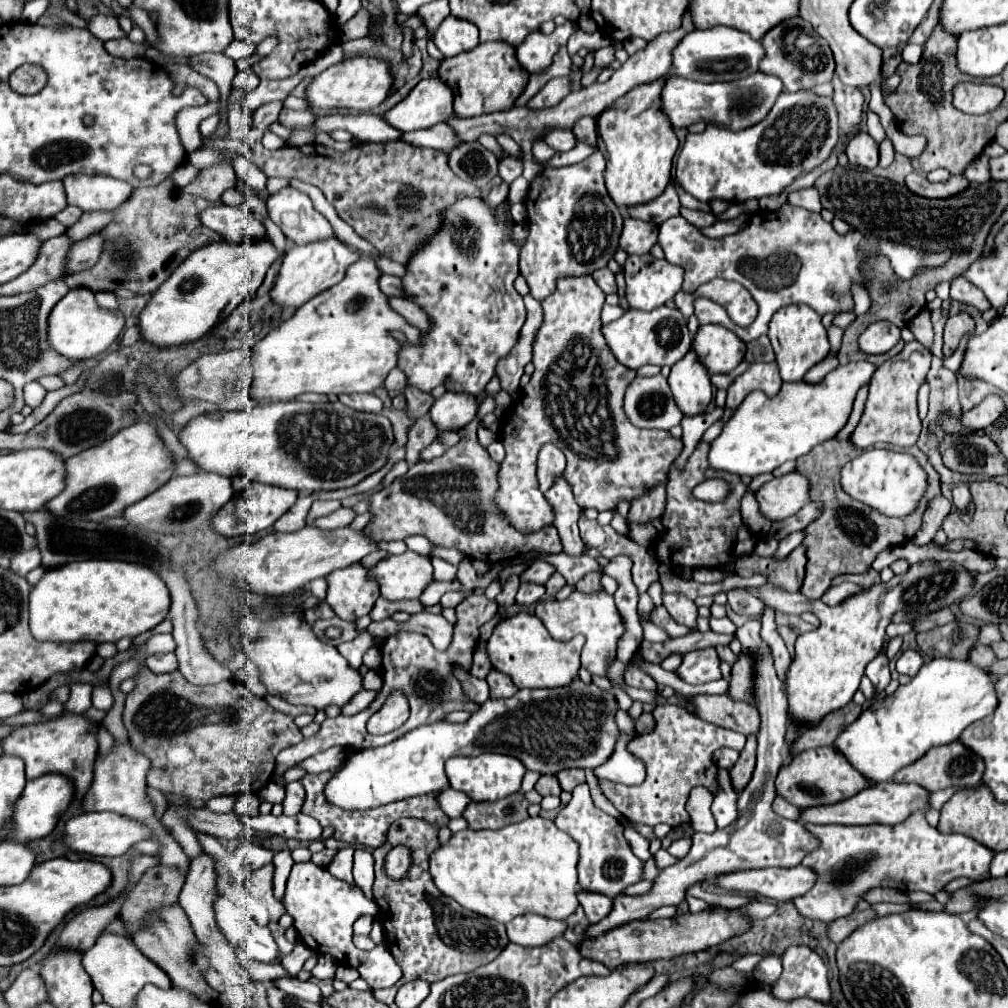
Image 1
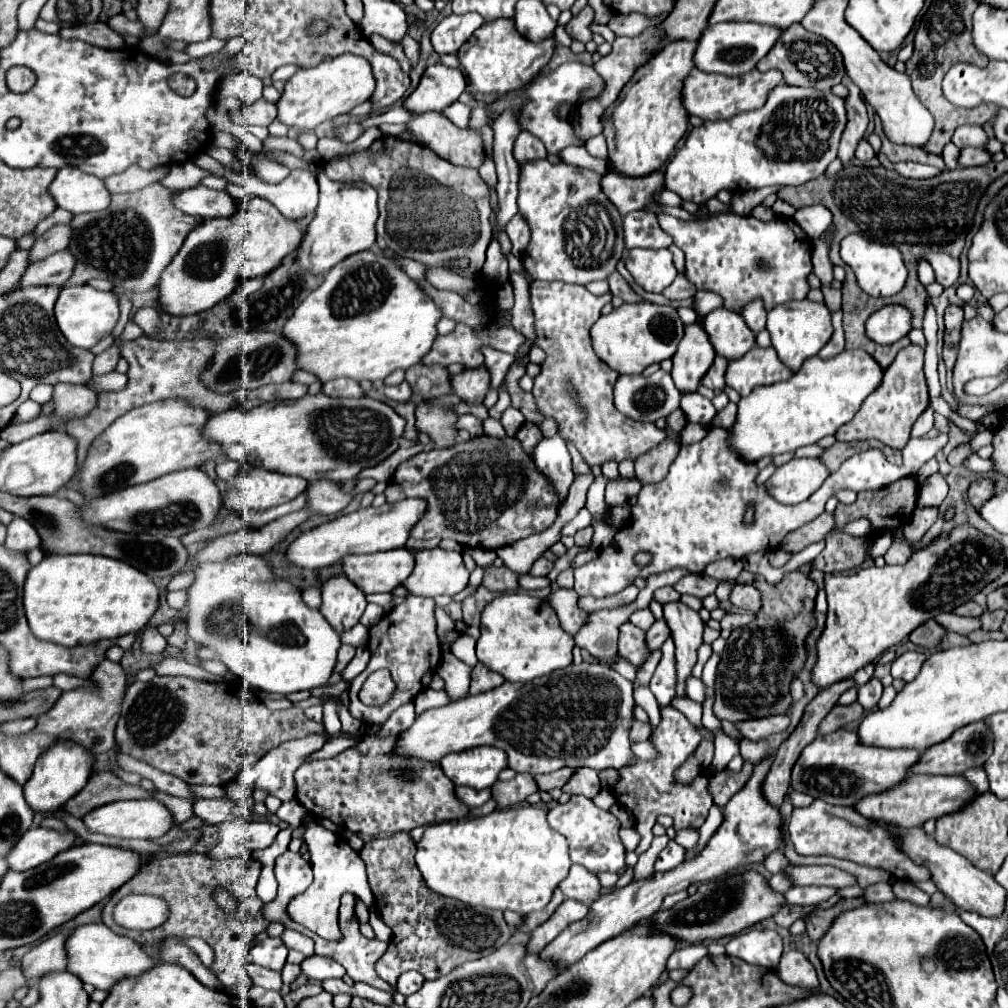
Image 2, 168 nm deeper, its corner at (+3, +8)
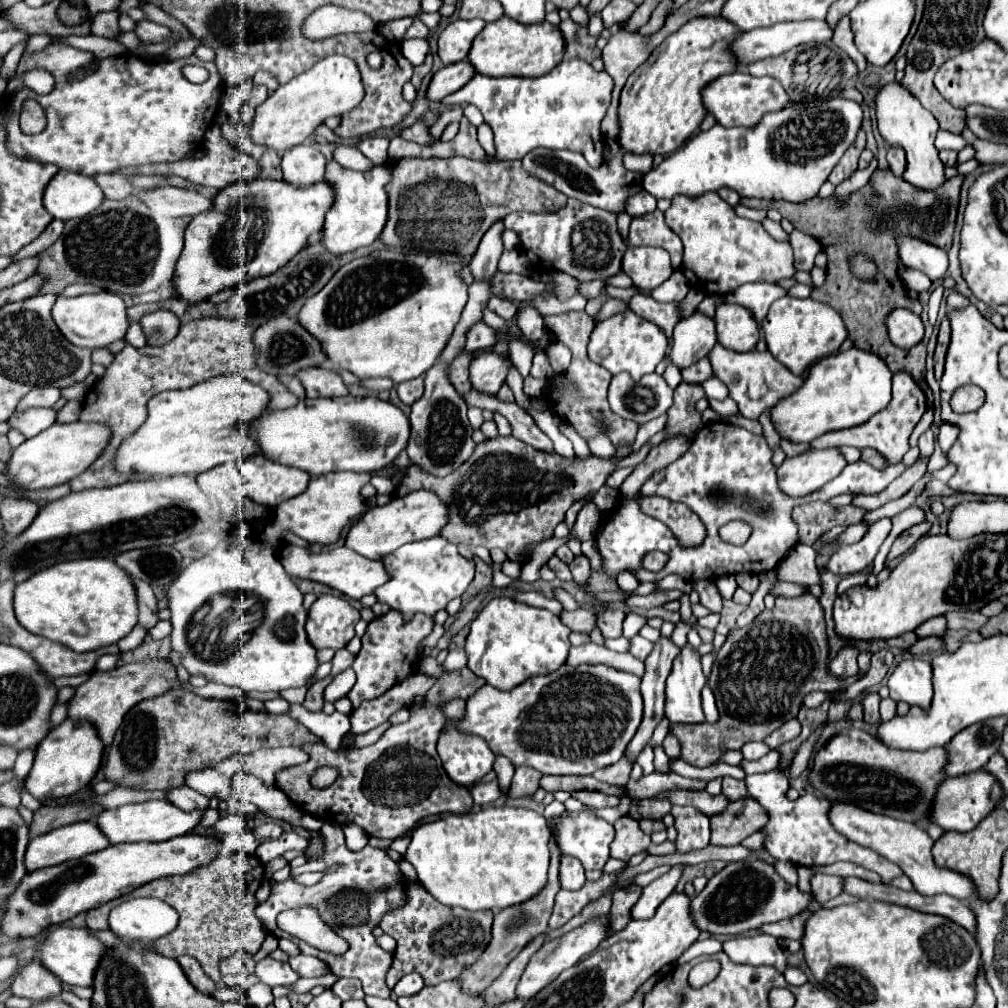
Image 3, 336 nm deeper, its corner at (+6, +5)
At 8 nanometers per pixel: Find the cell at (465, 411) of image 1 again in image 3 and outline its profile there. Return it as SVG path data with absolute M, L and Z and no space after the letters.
M481 352L469 368L473 388L479 392L497 394L499 388L505 384L511 366L513 362L509 360L509 356L501 356L497 352Z

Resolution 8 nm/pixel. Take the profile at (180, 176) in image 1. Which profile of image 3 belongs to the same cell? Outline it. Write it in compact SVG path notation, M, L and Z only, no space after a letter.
M97 174L97 176L93 176L93 180L99 184L105 198L109 198L109 200L123 200L123 198L127 198L131 194L131 182L129 182L127 176L121 176L121 174Z

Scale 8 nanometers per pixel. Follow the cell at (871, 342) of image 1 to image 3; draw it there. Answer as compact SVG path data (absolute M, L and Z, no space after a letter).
M897 310L887 316L887 330L891 342L899 348L913 348L923 340L925 328L919 316L907 310Z

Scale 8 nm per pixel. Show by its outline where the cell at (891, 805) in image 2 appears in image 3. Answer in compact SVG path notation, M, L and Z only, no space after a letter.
M977 770L969 772L967 776L957 776L957 778L947 778L937 792L935 798L935 812L931 816L933 824L939 824L945 830L955 830L955 832L969 832L973 830L985 816L989 816L1005 798L1005 790L1001 788L999 780L989 774L987 770Z

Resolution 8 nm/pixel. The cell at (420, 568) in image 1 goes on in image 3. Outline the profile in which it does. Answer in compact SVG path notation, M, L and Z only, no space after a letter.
M287 544L279 552L279 560L281 560L281 564L283 564L283 568L289 576L325 584L325 586L329 586L333 590L339 590L341 594L345 594L347 598L353 598L353 600L359 600L365 594L373 594L375 588L379 588L381 584L385 584L389 580L385 568L383 568L383 562L363 558L363 556L359 556L357 552L353 552L345 546L323 548L319 552L313 552L313 550L299 548L295 544Z

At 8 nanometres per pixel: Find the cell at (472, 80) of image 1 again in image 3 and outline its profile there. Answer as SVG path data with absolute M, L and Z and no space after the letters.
M501 16L495 22L489 22L483 32L473 40L469 60L475 64L475 70L485 76L541 76L553 70L565 52L565 38L557 26L549 22L543 24L517 24L515 20Z

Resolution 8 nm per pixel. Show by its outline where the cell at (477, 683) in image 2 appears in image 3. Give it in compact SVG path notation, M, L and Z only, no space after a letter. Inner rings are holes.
M431 656L421 662L419 670L427 676L435 676L437 682L425 694L423 706L411 708L411 718L407 722L391 726L375 744L365 748L329 750L323 742L301 744L303 750L311 750L311 760L279 770L275 774L277 788L285 792L287 798L303 812L333 824L355 822L363 826L369 836L375 838L399 838L413 830L413 824L431 814L469 812L473 808L473 798L465 786L455 784L447 776L447 772L443 772L441 760L435 752L435 744L447 720L443 716L443 702L449 702L453 698L467 700L485 682L469 672L469 668L463 668L459 672L445 672L443 666L437 664ZM319 766L339 768L337 782L325 790L311 788L309 784L311 774Z

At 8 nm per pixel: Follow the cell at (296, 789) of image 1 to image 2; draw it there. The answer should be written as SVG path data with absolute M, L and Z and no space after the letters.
M290 799L290 801L284 801L284 803L280 805L280 809L276 811L276 817L278 817L280 821L286 821L286 823L292 825L292 827L300 827L304 813L306 813L306 809L304 809L296 799Z

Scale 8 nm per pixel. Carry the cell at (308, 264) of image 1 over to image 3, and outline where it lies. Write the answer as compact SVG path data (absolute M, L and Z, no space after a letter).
M327 162L325 180L331 182L337 192L335 204L327 212L323 226L323 244L329 248L329 252L345 254L375 242L387 222L389 204L385 186L391 180L391 164L379 164L367 172L357 172L351 168L343 168L337 162Z

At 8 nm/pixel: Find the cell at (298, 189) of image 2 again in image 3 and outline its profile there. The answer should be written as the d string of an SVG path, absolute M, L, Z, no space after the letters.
M299 144L285 152L283 156L283 178L291 180L295 186L307 186L323 180L327 160L315 148L315 144Z

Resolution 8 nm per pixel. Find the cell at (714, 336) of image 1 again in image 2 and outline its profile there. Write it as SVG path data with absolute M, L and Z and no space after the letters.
M716 309L702 321L714 351L726 359L738 359L754 347L754 333L742 321L742 315L728 309Z

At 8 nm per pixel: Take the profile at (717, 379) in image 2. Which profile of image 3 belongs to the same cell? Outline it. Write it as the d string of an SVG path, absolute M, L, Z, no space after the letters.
M701 358L699 362L695 362L695 364L689 366L689 368L683 368L681 374L683 382L689 382L689 384L703 384L707 378L713 376L711 364L709 364L707 358Z

